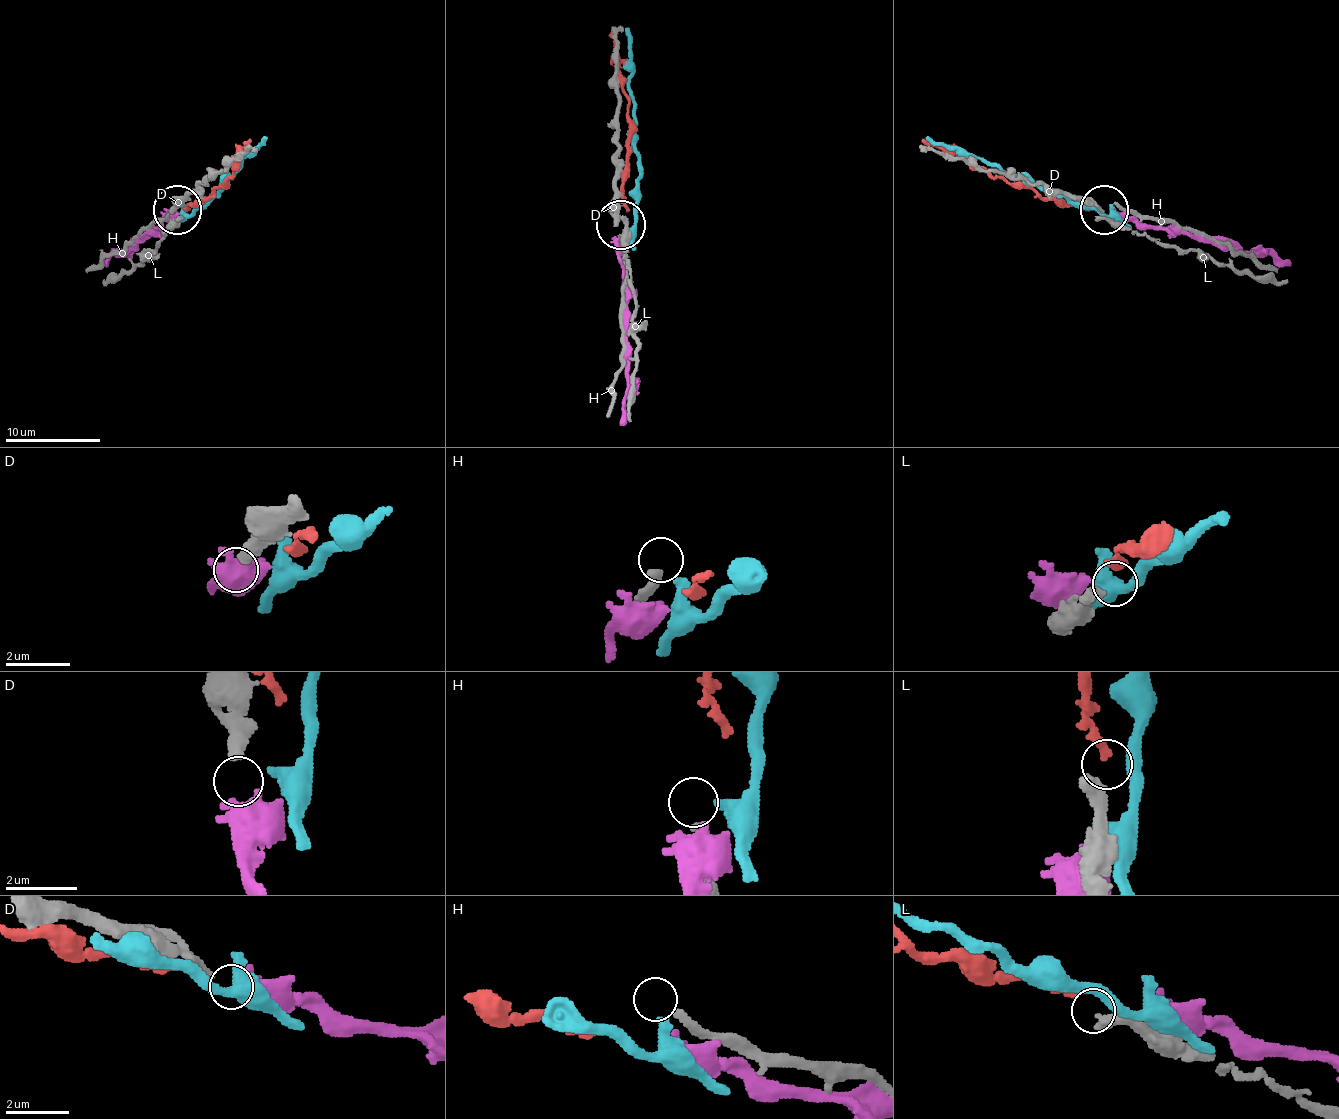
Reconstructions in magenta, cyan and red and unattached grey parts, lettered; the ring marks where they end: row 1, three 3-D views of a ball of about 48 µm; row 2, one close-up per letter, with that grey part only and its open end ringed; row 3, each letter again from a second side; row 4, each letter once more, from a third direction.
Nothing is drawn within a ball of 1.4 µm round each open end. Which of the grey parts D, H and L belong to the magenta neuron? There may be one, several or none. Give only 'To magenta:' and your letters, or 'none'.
To magenta: D

